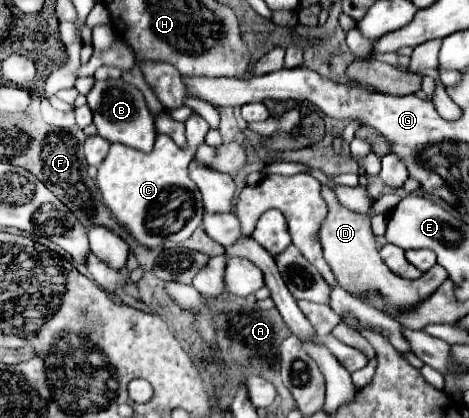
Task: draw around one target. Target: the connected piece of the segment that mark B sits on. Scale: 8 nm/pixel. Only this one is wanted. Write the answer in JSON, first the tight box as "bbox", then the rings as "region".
{"bbox":[87,79,155,153],"region":[[[123,79],[117,81],[97,81],[95,87],[87,95],[87,105],[93,111],[93,123],[99,135],[111,143],[123,143],[133,149],[149,153],[155,143],[155,125],[153,115],[149,113],[143,95]]]}

